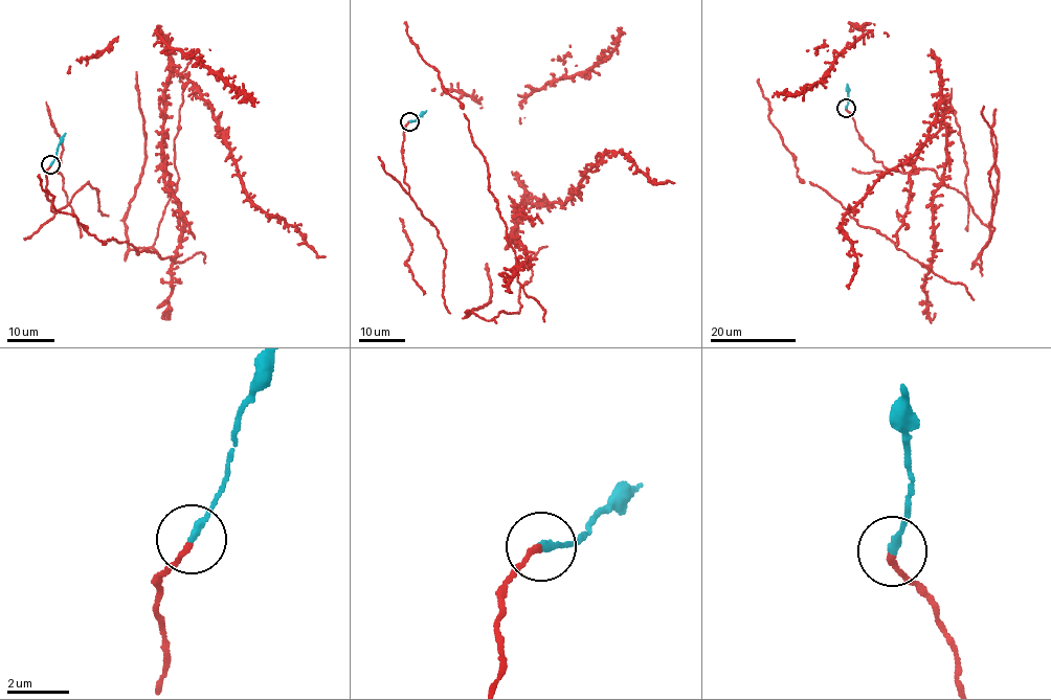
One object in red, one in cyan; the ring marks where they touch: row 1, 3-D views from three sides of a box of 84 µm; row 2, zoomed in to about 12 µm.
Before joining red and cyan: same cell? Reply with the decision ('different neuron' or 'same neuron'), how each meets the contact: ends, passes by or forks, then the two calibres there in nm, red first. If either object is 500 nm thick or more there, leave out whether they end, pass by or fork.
different neuron; red ends there; cyan ends there; 190 nm thick on the red side, 240 nm on the other

